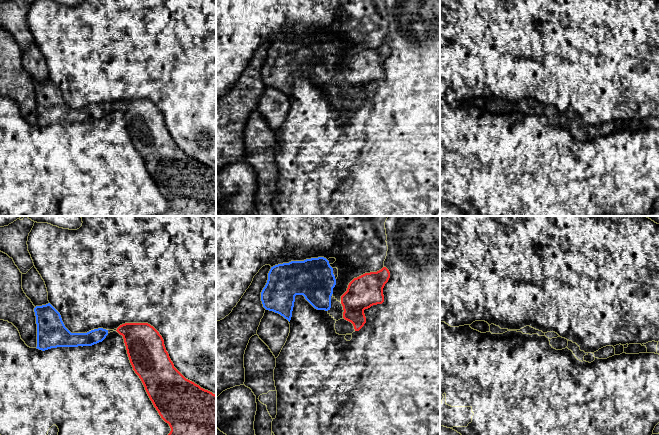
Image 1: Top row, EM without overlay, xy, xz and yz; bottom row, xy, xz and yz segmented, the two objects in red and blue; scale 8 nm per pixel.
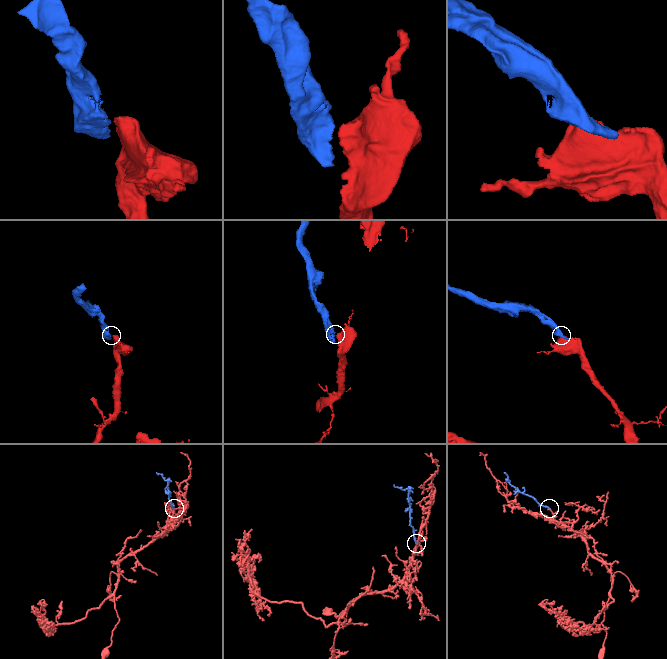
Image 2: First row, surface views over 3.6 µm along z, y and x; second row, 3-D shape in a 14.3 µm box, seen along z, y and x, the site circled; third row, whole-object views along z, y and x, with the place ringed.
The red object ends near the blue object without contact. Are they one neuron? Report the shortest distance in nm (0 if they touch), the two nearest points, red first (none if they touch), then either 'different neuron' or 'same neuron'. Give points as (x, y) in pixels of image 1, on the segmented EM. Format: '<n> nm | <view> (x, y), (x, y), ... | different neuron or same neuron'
70 nm | xy (116, 330), (107, 330) | same neuron

